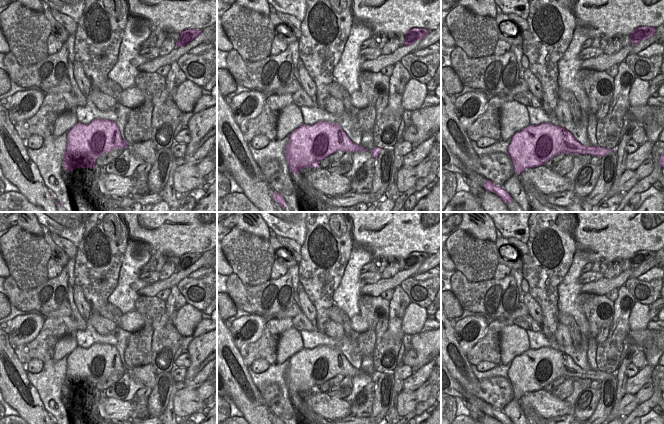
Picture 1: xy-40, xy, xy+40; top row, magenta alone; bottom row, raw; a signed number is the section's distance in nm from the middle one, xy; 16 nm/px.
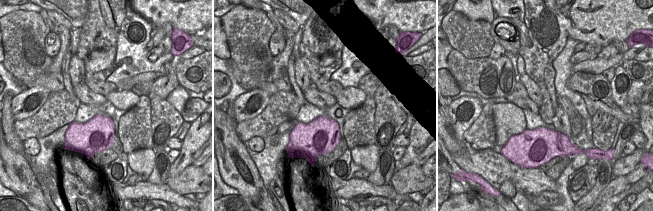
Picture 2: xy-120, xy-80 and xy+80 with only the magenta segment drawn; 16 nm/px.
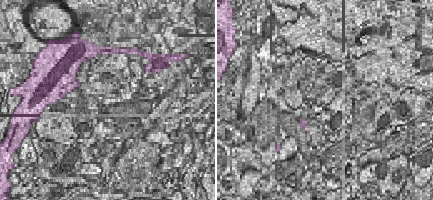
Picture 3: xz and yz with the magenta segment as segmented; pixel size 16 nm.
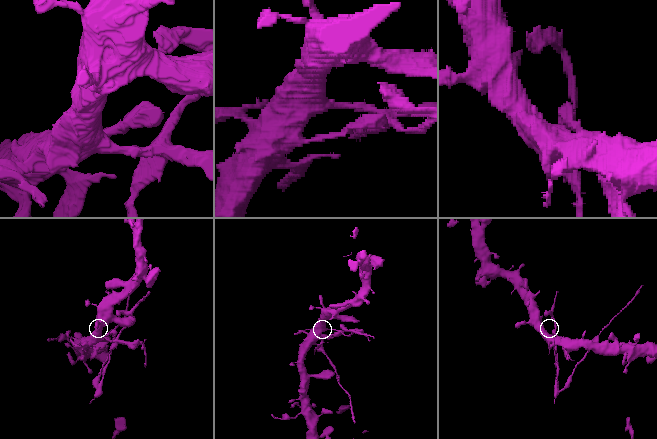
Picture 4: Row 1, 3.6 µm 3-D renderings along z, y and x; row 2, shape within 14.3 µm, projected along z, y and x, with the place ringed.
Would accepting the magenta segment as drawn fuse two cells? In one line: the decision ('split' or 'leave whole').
split

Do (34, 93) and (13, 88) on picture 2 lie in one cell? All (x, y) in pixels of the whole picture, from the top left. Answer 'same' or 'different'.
different

